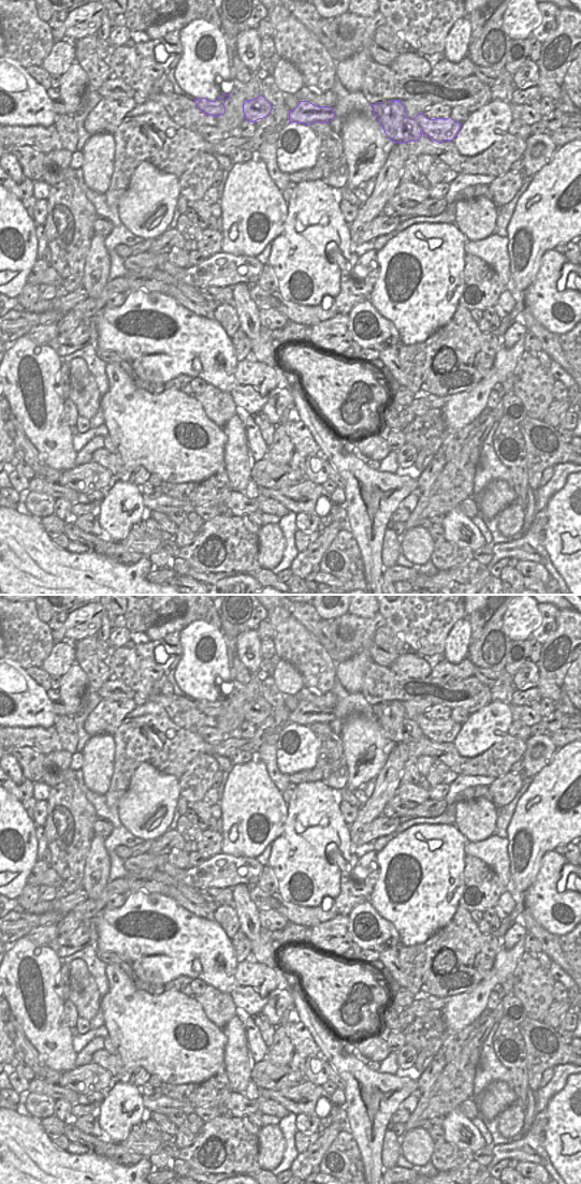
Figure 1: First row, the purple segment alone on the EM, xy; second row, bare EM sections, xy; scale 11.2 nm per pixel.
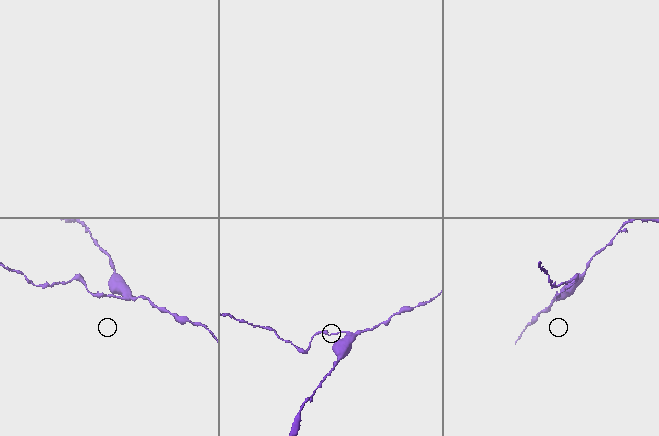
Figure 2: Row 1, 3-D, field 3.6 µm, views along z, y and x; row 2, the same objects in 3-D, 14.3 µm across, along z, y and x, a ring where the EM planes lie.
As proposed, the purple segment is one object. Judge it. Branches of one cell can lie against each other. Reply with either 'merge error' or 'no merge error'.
merge error

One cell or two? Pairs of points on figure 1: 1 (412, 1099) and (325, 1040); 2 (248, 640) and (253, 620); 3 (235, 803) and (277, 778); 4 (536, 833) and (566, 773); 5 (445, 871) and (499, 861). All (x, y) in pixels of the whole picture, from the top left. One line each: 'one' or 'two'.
1: two
2: two
3: two
4: one
5: two

